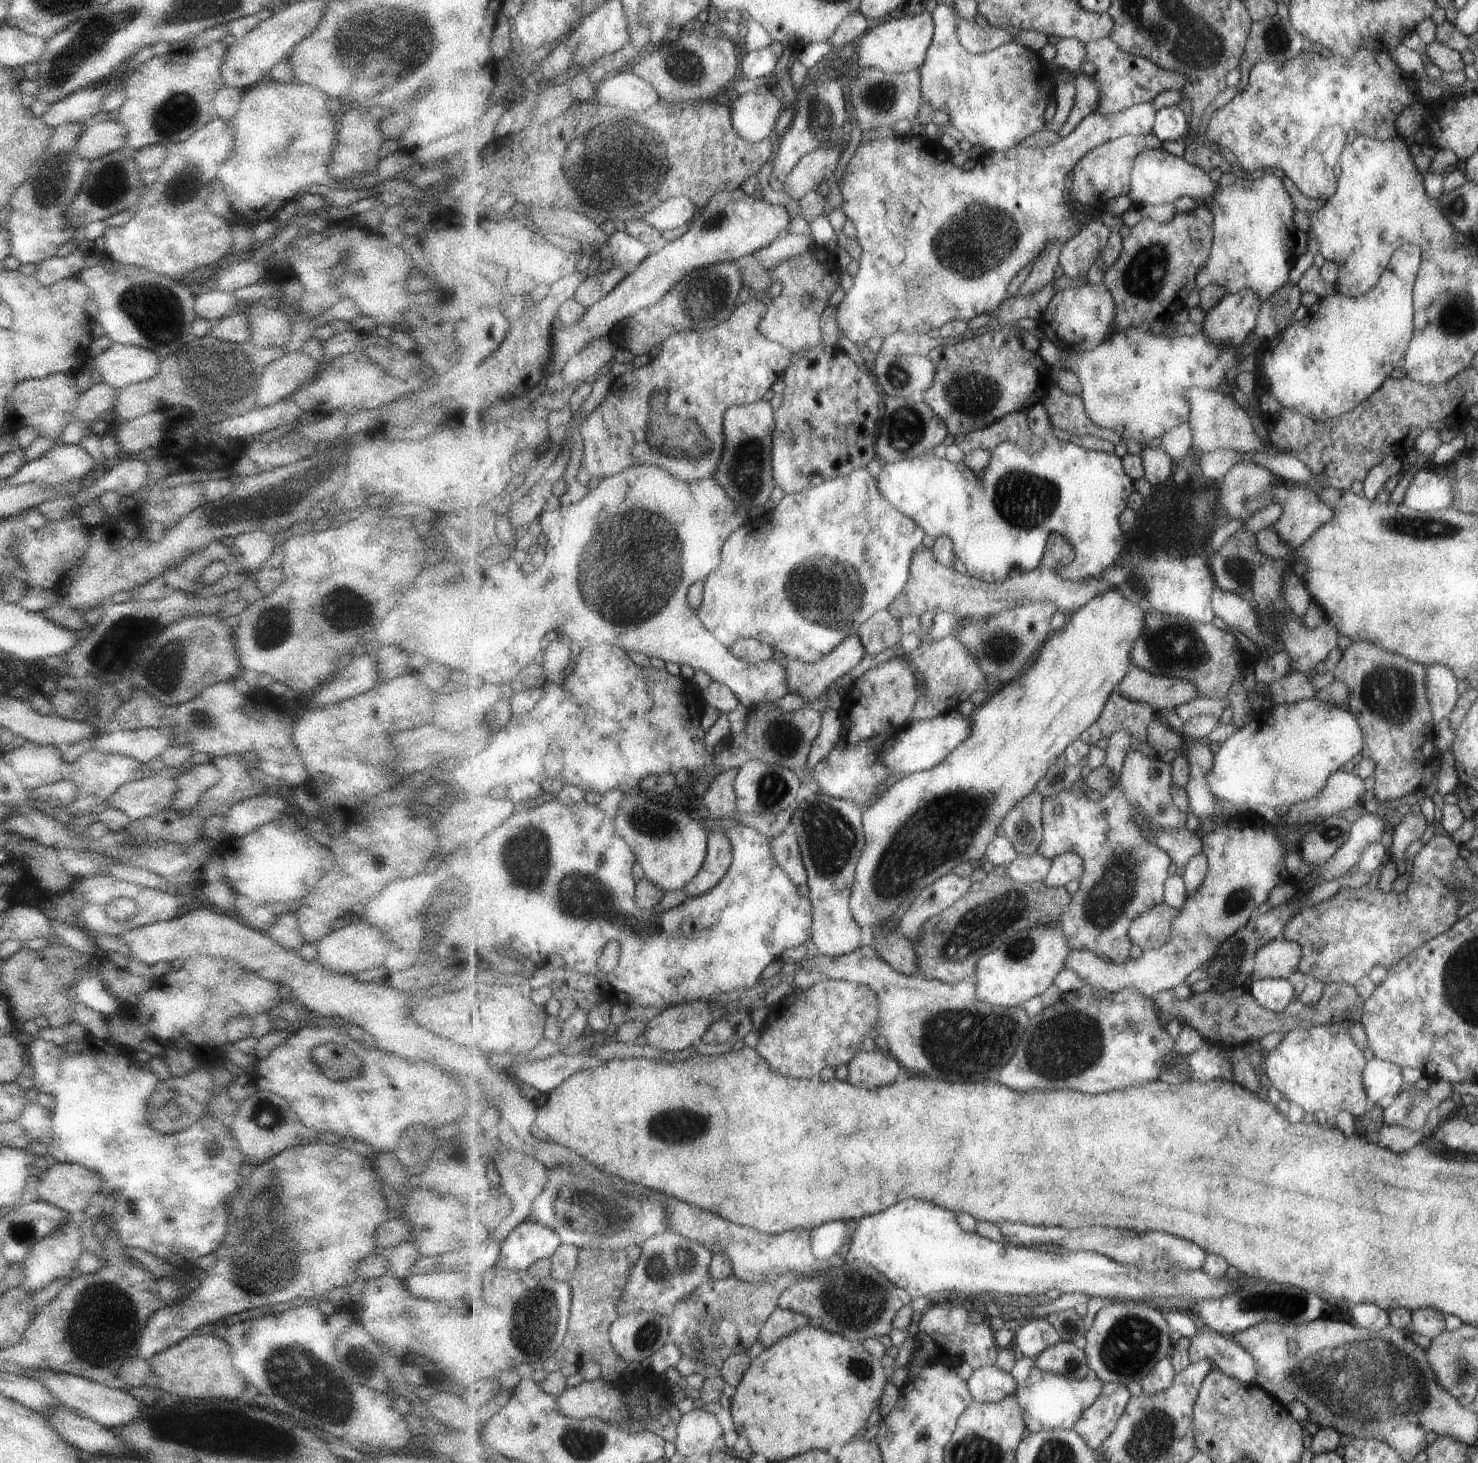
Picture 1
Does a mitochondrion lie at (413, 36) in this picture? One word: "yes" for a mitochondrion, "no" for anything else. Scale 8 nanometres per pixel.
yes

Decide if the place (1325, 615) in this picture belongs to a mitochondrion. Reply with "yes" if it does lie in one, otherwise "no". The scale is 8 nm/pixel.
no

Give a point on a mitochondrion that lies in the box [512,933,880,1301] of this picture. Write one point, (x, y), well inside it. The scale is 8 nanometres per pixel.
(585, 1213)

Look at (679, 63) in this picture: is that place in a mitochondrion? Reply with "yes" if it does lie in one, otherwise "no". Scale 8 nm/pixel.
yes

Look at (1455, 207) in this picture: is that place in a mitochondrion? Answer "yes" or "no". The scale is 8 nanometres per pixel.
yes

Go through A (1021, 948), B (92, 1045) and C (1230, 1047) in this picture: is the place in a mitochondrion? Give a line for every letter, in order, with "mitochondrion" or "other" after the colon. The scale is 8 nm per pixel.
A: mitochondrion
B: other
C: other

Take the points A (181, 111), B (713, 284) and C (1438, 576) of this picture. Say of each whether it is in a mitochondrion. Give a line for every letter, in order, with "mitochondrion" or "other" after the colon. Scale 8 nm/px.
A: mitochondrion
B: mitochondrion
C: other

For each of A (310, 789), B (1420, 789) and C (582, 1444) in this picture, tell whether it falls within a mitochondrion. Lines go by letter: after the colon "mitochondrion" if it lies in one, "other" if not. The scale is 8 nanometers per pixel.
A: other
B: other
C: mitochondrion

